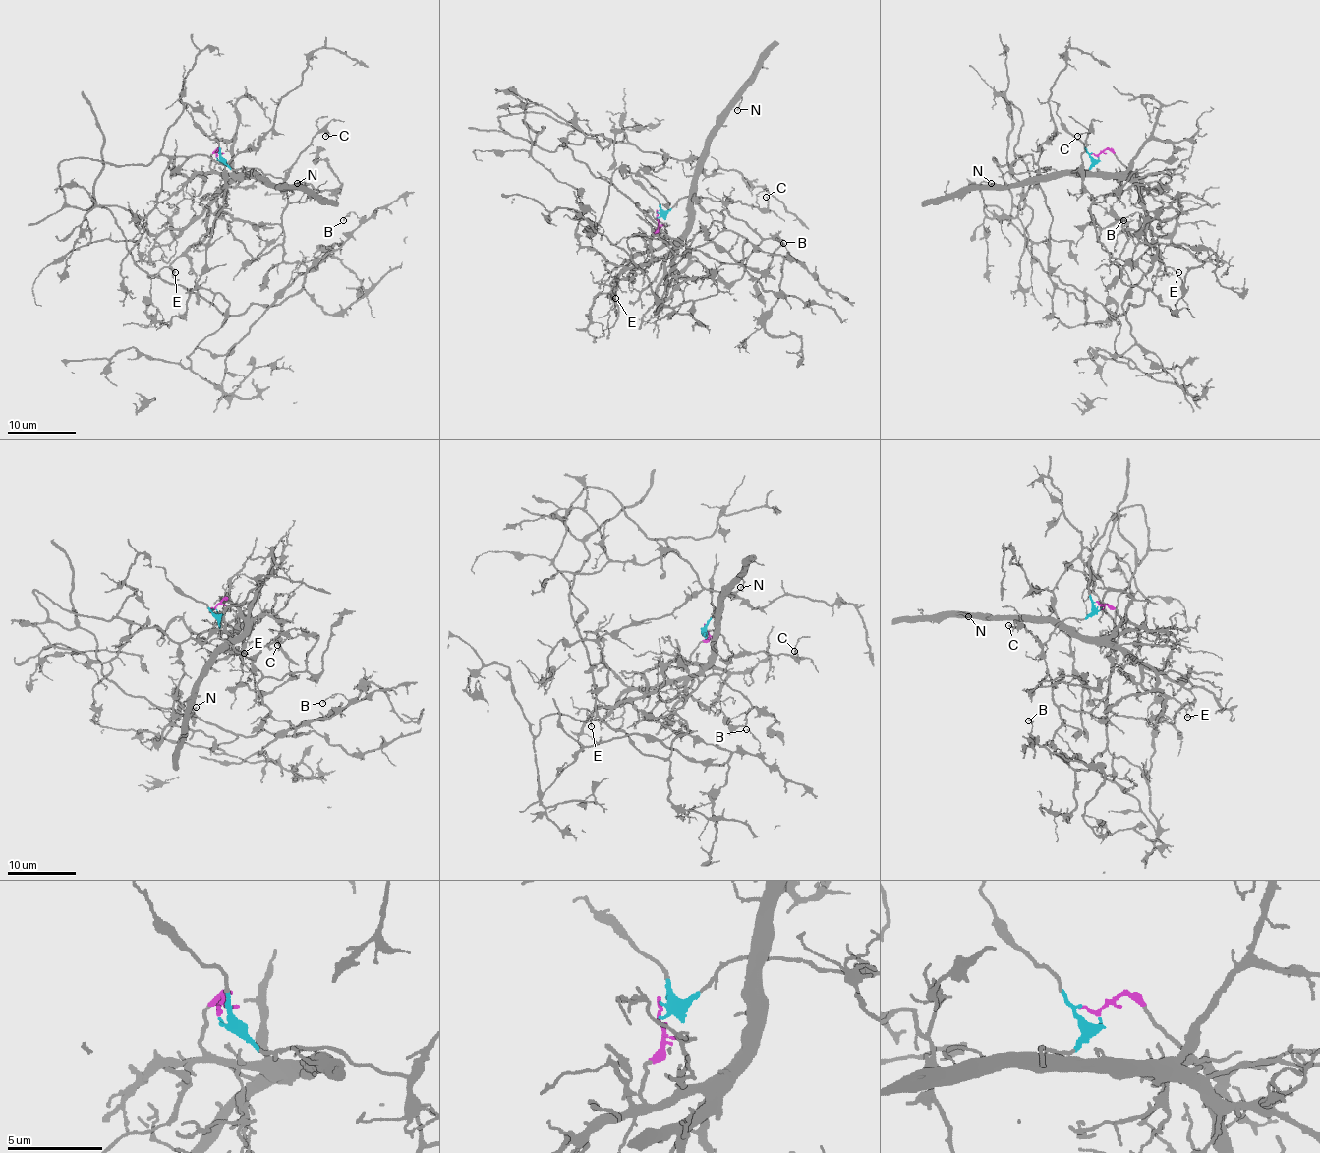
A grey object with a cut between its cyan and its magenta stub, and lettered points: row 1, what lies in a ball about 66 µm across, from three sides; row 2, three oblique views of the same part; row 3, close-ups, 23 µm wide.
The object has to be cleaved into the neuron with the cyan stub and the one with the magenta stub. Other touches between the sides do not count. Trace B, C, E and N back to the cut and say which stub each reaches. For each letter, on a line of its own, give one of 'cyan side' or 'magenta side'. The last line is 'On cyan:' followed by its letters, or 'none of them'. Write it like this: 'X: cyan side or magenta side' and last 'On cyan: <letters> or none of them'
B: cyan side
C: cyan side
E: magenta side
N: magenta side
On cyan: B, C

